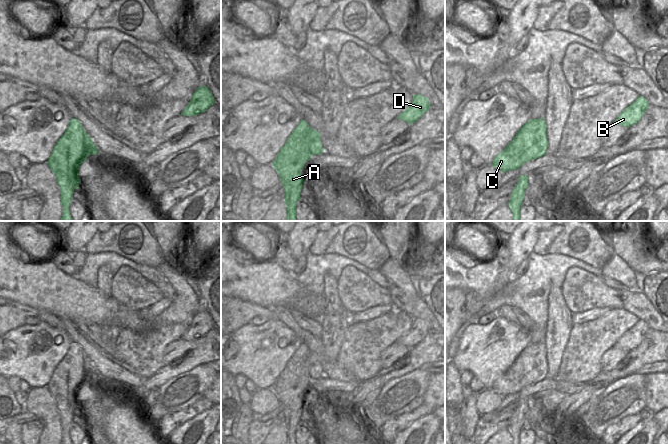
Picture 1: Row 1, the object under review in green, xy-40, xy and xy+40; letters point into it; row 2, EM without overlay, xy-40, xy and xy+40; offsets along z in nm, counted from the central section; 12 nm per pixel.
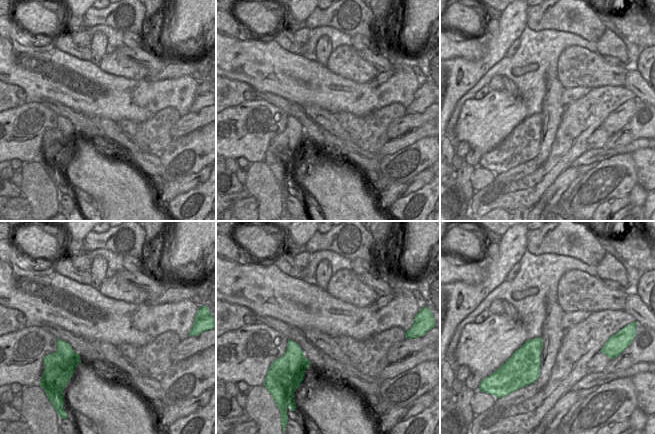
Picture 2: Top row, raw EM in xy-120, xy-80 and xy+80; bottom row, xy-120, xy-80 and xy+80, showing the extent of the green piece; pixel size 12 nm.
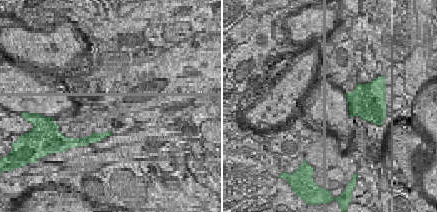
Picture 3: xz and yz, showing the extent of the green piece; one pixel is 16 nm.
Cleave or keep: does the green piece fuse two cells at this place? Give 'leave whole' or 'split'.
split

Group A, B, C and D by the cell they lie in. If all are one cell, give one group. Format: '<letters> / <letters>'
A / B C D

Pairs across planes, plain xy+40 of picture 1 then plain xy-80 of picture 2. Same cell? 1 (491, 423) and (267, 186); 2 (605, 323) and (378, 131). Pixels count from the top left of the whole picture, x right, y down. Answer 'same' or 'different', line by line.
1: different
2: same

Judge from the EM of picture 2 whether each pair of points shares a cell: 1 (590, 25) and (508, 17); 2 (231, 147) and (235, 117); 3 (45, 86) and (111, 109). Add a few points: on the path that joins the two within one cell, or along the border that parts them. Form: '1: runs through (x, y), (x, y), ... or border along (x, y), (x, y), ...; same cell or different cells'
1: border along (526, 10), (527, 25); different cells
2: runs through (231, 140), (238, 131), (237, 124); same cell
3: runs through (61, 86), (73, 93), (86, 96), (95, 103); same cell

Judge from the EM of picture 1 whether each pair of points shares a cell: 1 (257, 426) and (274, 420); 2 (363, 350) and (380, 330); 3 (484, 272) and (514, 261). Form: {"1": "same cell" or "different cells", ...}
{"1": "same cell", "2": "same cell", "3": "different cells"}

